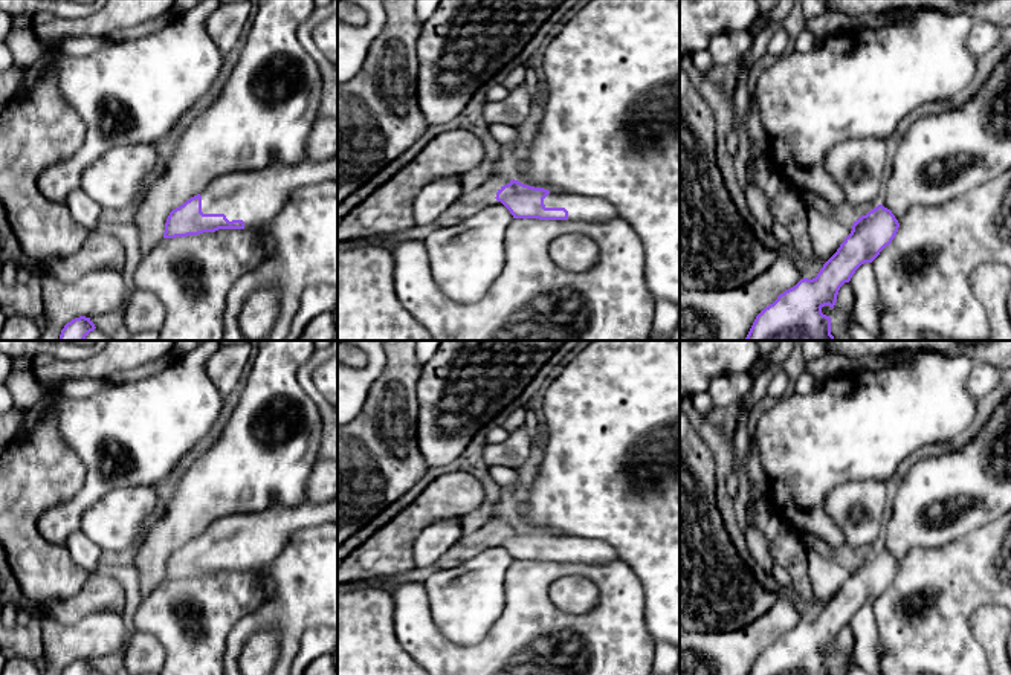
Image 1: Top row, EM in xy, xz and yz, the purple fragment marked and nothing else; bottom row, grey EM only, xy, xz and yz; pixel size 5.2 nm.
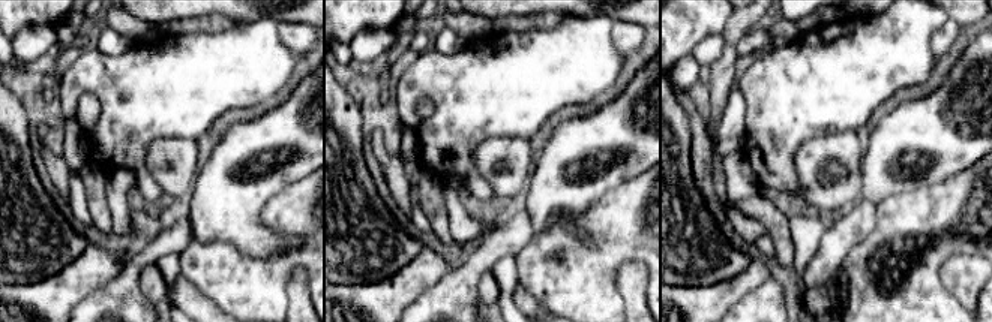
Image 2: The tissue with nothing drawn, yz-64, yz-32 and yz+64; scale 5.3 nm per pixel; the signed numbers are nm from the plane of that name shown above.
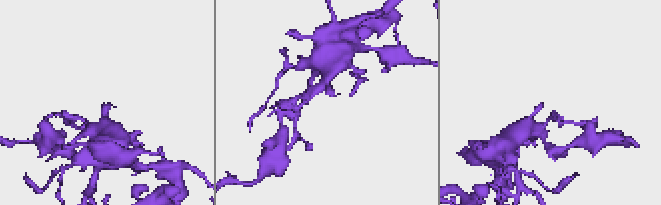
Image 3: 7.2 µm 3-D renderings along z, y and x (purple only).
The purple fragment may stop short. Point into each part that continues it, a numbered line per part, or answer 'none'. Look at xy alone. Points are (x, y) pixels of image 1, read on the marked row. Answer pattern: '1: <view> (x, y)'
1: xy (255, 197)

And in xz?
1: xz (581, 208)

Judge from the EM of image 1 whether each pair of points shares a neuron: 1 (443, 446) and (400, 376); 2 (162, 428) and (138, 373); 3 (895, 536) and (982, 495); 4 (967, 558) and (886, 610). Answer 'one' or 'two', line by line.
1: two
2: two
3: one
4: one

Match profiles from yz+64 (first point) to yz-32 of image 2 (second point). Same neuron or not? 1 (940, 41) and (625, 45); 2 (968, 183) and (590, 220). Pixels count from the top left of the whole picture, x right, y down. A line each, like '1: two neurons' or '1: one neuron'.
1: one neuron
2: one neuron

